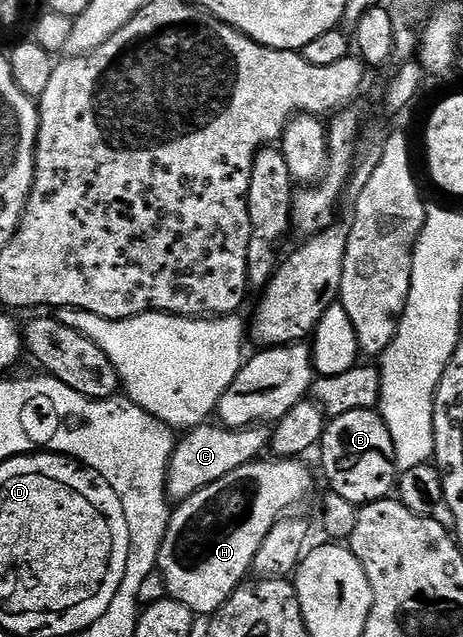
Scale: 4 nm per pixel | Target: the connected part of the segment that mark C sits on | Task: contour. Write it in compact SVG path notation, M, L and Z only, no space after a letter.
M255 425L237 429L210 426L193 428L175 442L170 467L166 470L166 493L171 500L181 501L192 497L192 493L220 481L220 477L255 462L269 448L272 434L269 426Z

